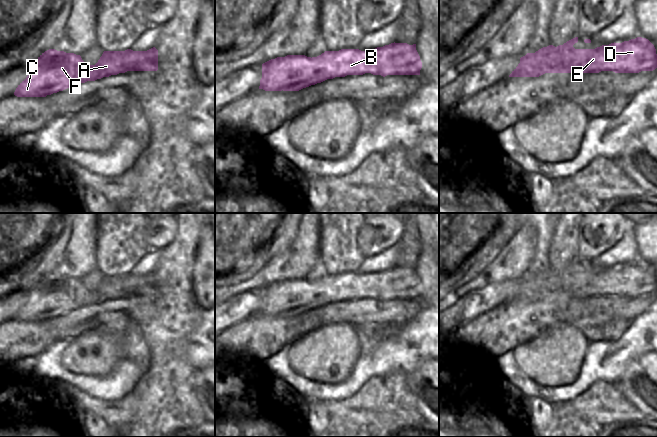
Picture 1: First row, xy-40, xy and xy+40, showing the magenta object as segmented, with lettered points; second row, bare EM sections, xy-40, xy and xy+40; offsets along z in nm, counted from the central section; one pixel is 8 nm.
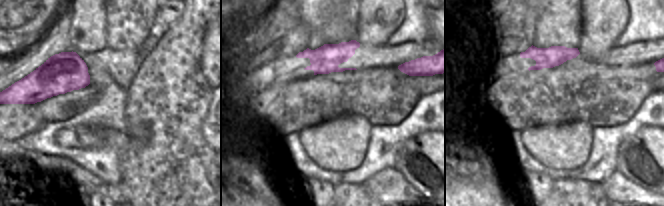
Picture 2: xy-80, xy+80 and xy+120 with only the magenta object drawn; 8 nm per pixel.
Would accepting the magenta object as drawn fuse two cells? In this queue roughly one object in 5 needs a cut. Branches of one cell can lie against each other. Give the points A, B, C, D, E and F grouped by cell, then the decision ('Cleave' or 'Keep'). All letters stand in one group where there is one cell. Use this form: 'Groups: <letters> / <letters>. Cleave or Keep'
Groups: A B C D E F. Keep.

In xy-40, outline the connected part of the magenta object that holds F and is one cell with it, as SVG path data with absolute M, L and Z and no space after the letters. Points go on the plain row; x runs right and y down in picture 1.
M153 271L147 275L104 275L95 289L86 289L80 279L49 273L42 277L30 290L28 300L18 309L14 319L17 321L46 321L63 315L80 306L95 305L103 301L127 295L157 295L158 274Z

